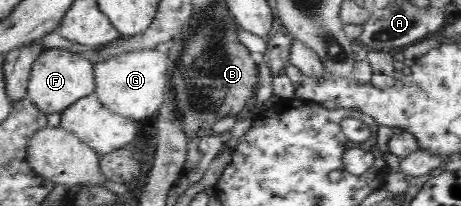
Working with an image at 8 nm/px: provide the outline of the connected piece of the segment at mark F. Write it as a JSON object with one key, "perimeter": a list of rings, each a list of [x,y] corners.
{"perimeter":[[[45,47],[32,63],[27,91],[26,95],[29,95],[29,98],[48,114],[61,113],[76,99],[95,91],[93,61],[81,53],[71,53],[59,47]]]}

